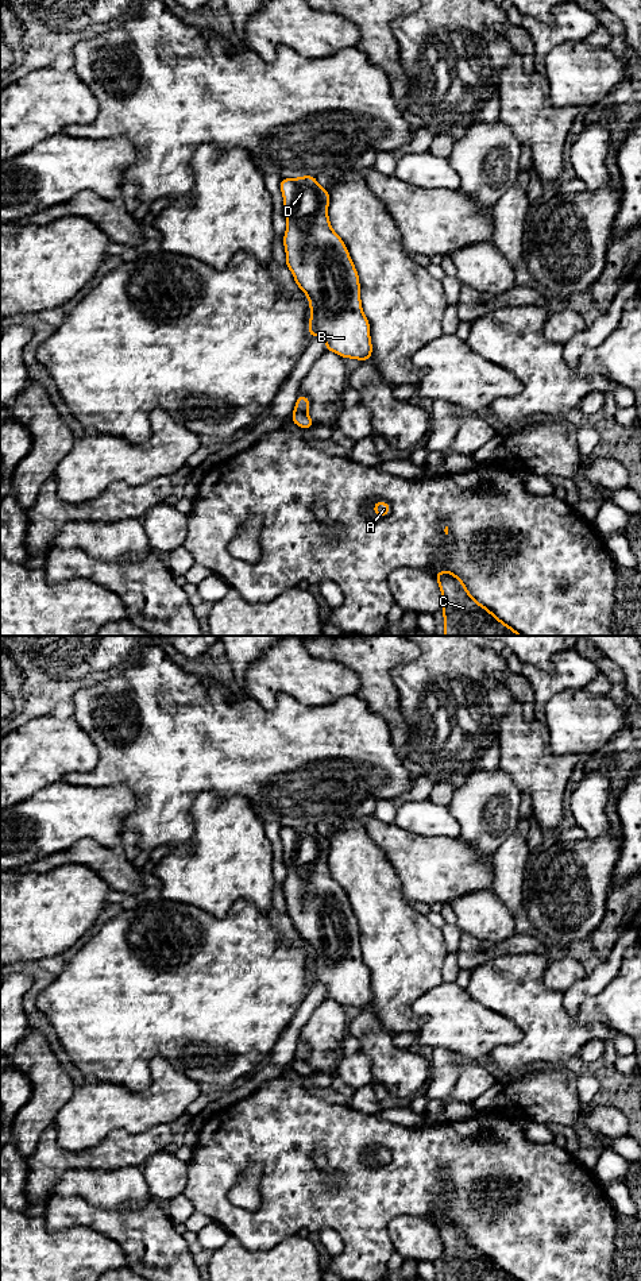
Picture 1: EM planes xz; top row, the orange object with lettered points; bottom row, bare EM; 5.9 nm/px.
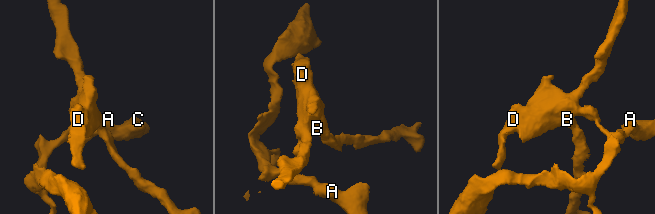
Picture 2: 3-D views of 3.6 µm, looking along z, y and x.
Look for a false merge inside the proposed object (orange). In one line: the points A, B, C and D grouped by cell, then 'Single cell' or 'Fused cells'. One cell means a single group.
Groups: A C / B D. Fused cells

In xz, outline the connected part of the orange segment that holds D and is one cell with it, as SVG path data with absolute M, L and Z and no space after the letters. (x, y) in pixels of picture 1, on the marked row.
M308 174L300 178L281 178L279 188L283 194L283 215L287 220L283 235L286 267L309 300L309 339L323 336L325 351L333 351L344 359L370 360L372 343L370 323L362 310L359 275L347 246L331 227L329 190L321 188L316 177Z

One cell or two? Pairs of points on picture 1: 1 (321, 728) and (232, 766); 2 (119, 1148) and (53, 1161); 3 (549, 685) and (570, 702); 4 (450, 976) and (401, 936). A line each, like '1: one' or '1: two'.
1: one
2: one
3: two
4: two

